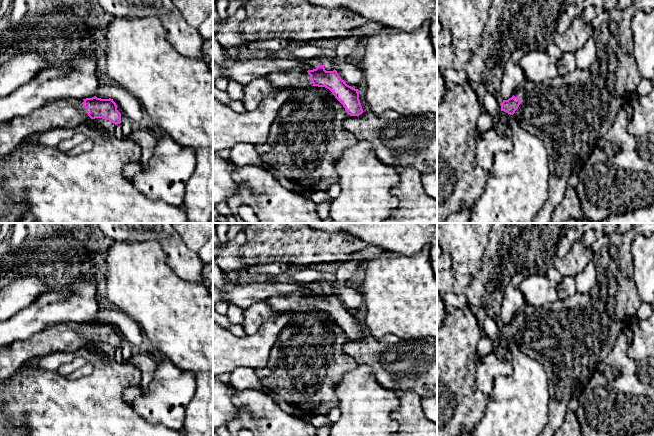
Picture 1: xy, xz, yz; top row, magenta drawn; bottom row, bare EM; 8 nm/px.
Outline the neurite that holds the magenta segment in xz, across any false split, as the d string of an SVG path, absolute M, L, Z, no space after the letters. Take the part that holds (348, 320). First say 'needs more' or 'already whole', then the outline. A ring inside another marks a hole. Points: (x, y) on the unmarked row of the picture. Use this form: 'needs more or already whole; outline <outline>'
needs more; outline M324 288L308 295L283 294L269 298L265 302L277 313L291 312L295 314L310 310L325 311L343 329L348 339L359 340L364 336L359 324L358 313L347 309L335 293L326 295Z

